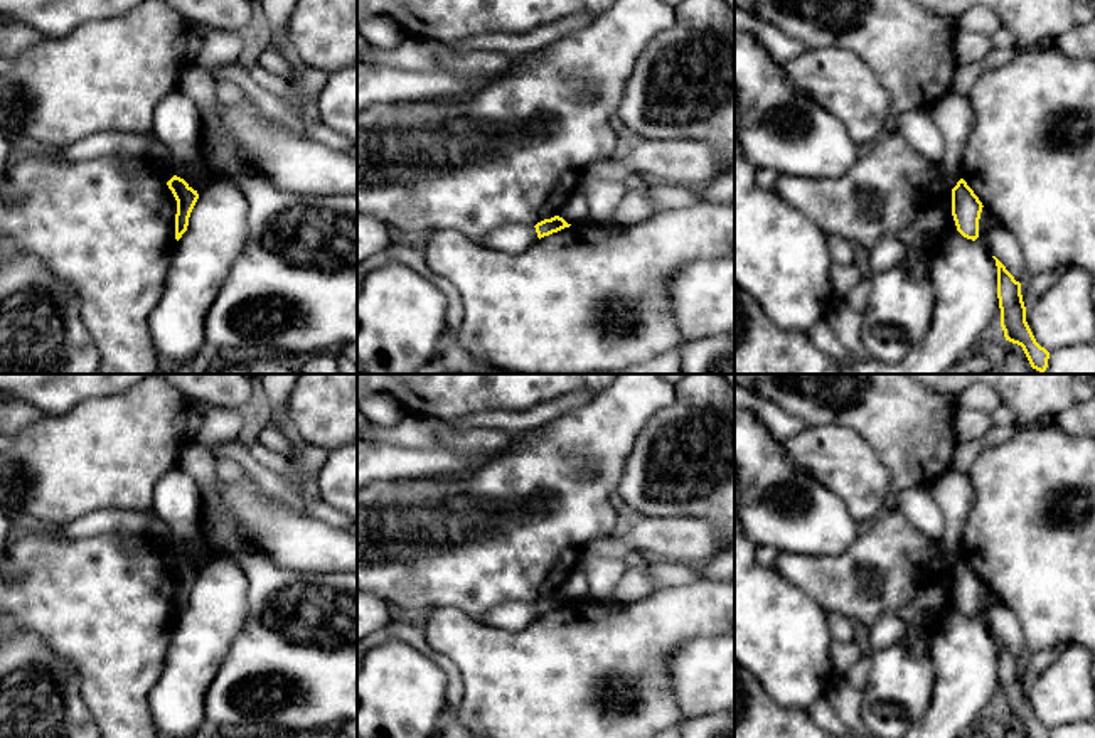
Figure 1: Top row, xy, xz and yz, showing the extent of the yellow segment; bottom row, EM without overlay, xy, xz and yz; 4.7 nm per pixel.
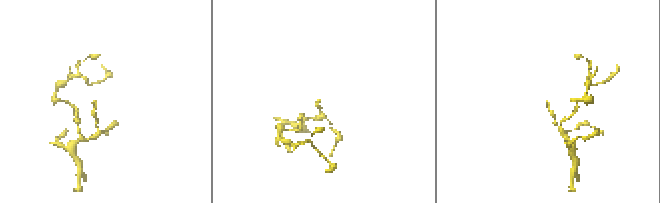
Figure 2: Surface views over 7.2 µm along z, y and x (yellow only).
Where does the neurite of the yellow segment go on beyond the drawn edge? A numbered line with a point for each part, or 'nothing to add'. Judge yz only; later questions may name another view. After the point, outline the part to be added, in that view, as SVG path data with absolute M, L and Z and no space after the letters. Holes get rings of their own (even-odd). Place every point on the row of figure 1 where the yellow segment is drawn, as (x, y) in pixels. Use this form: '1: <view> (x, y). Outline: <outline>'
nothing to add

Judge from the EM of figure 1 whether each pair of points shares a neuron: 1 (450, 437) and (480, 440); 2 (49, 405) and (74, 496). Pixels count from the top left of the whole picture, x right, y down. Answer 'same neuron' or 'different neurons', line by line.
1: same neuron
2: different neurons

